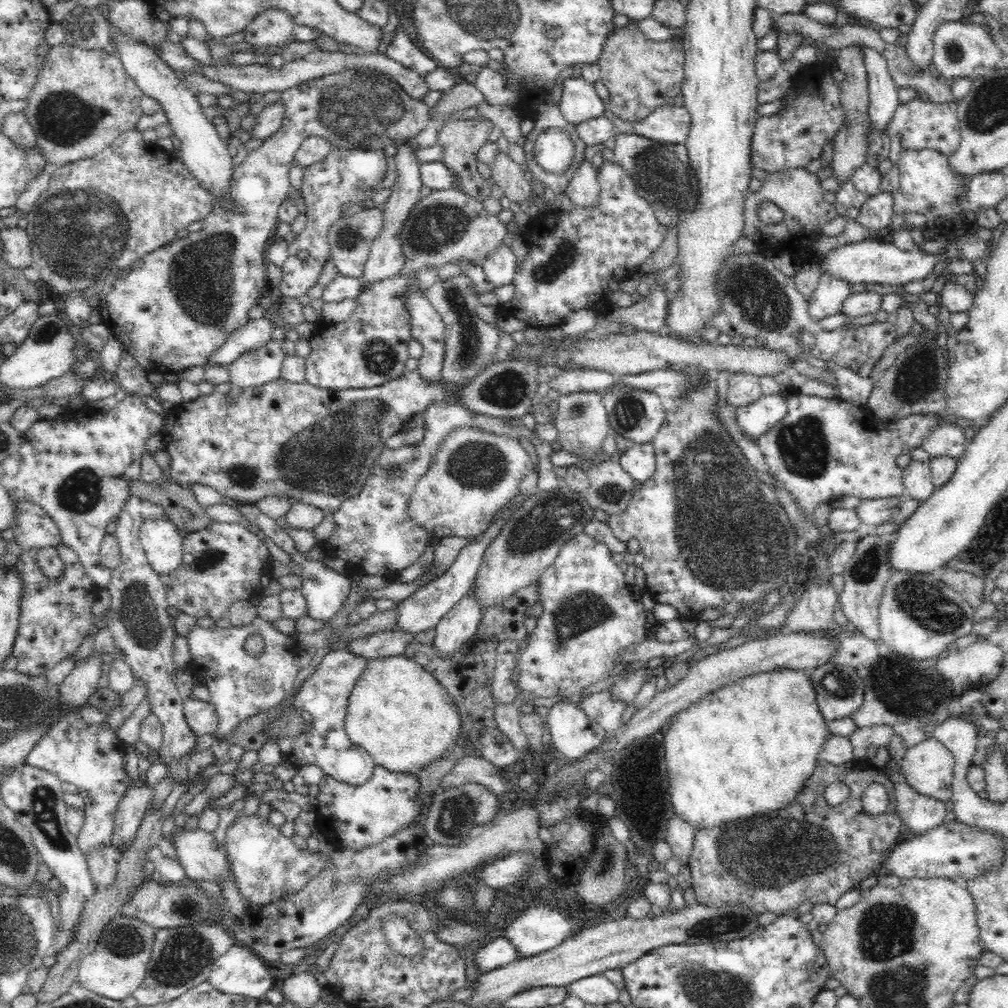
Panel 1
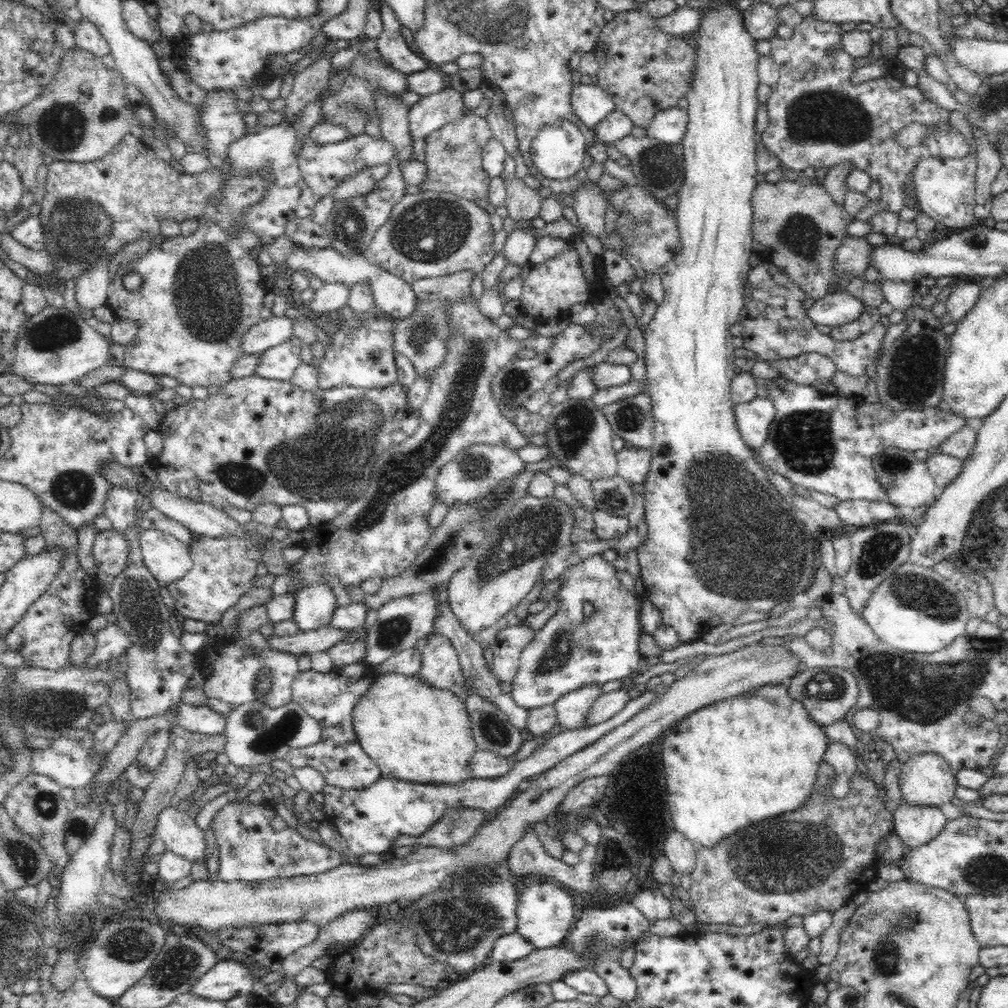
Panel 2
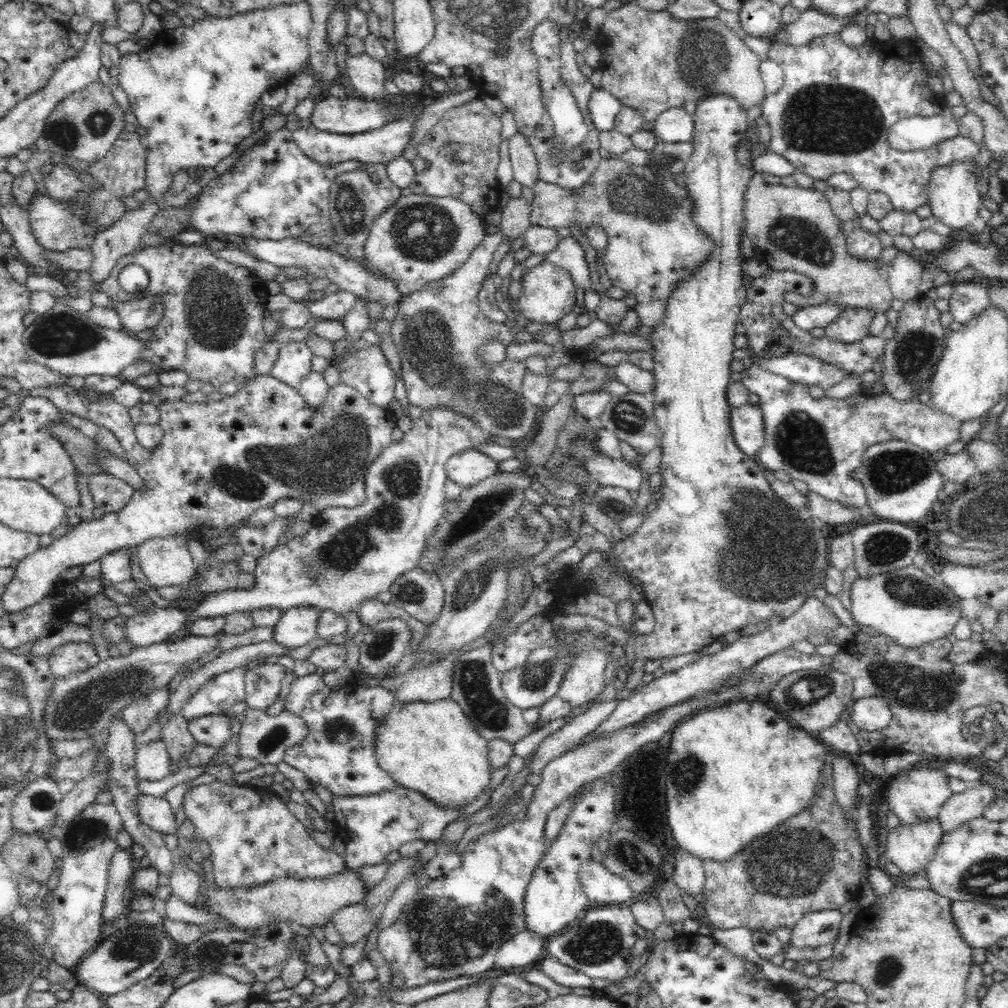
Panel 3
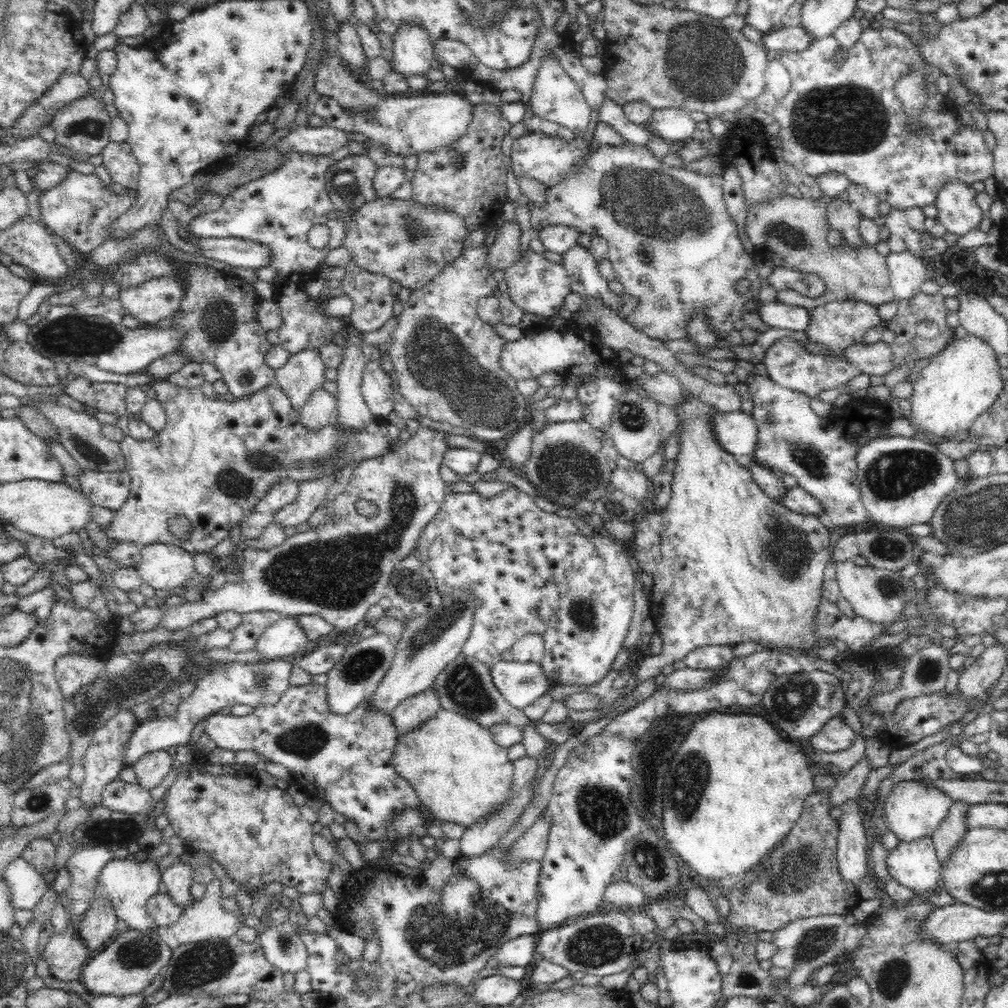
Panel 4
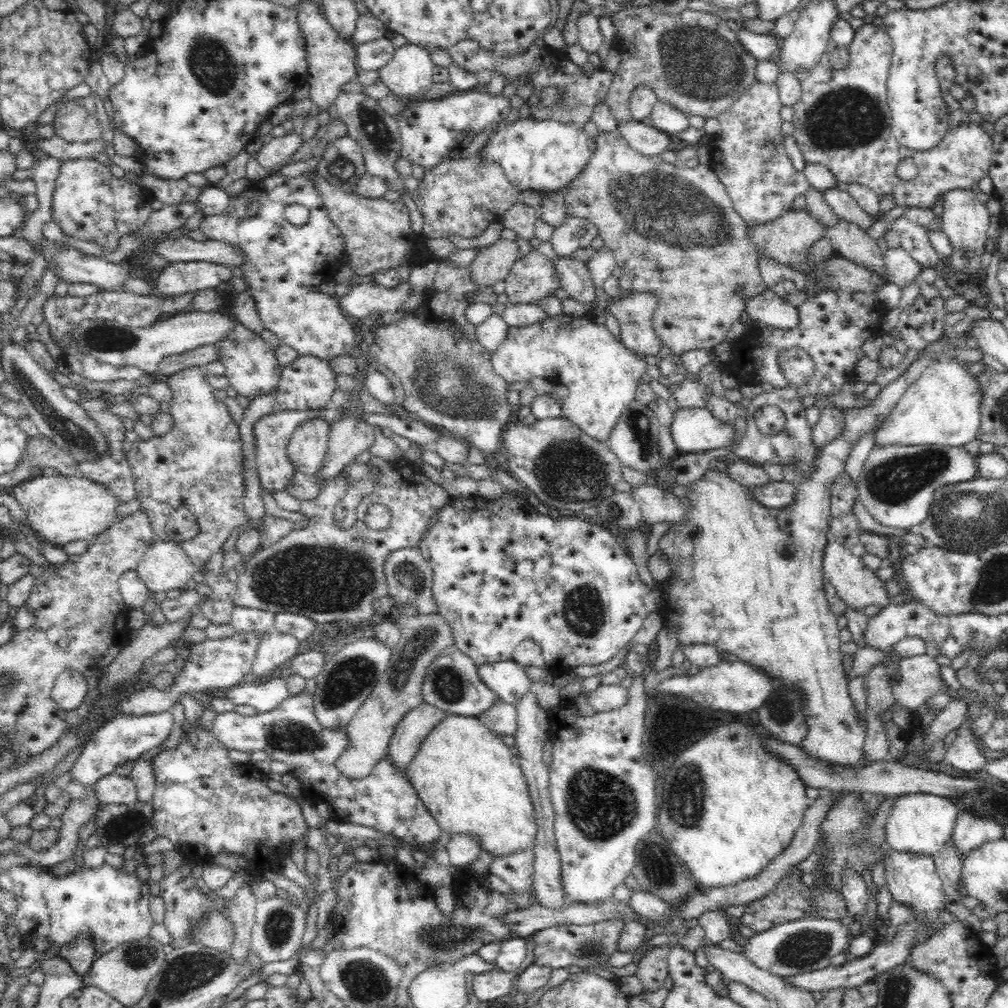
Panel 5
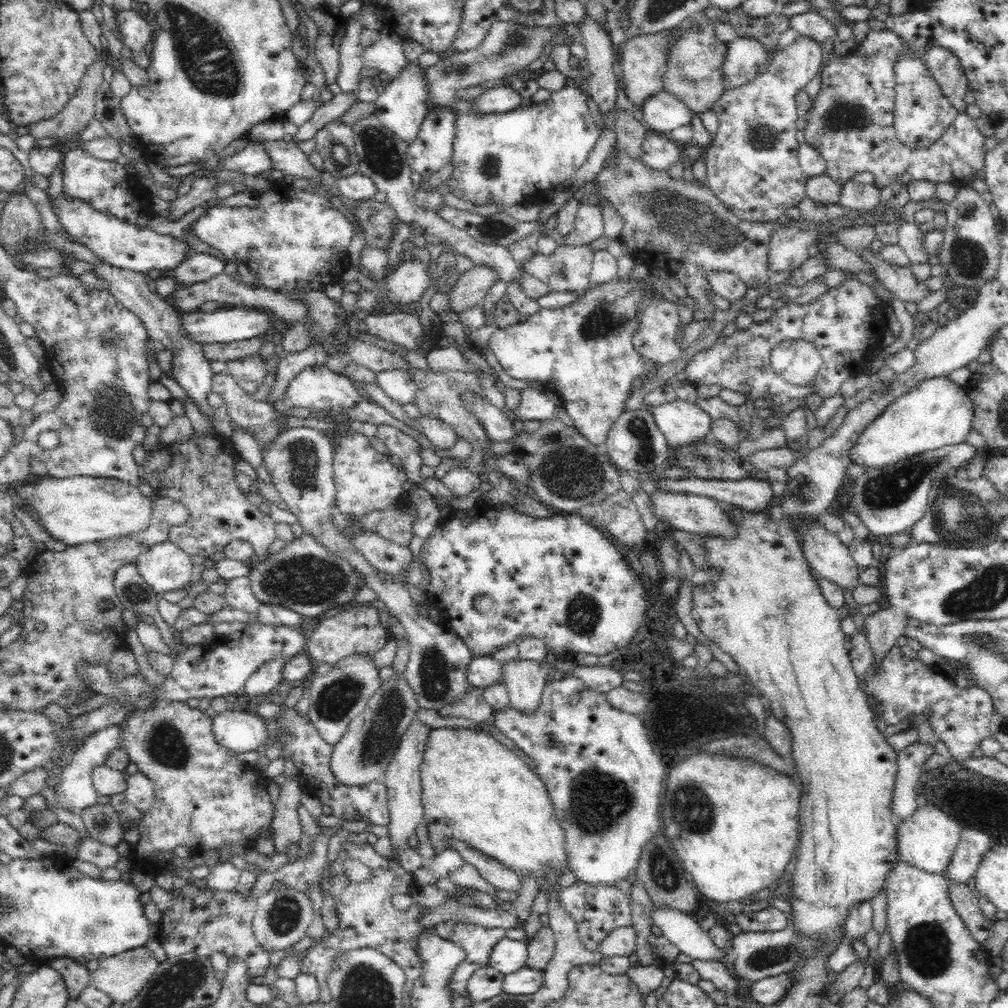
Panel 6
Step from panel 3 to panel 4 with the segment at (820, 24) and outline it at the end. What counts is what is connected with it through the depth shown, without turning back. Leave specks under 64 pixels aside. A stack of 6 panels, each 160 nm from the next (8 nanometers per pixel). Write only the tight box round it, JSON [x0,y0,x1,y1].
[760,26,811,55]

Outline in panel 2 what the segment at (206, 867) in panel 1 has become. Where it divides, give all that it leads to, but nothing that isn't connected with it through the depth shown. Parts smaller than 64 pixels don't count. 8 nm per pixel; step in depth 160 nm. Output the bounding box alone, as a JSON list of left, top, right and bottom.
[154,804,204,862]

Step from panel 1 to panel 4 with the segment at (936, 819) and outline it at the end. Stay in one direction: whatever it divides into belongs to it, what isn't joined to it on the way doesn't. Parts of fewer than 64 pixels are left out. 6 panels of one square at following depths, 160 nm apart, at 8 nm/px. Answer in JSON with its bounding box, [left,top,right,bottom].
[886,837,942,897]

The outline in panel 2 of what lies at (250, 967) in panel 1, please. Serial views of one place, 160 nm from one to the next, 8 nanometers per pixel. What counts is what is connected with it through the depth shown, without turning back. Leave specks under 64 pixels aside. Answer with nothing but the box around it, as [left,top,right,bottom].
[189,960,255,1001]

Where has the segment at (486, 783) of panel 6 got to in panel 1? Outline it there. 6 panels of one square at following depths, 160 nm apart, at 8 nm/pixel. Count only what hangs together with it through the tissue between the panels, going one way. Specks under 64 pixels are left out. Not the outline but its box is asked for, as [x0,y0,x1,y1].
[345,655,462,775]

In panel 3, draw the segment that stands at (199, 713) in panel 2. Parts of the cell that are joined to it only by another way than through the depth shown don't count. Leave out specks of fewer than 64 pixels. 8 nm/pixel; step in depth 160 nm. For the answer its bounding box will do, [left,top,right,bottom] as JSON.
[187,714,232,748]

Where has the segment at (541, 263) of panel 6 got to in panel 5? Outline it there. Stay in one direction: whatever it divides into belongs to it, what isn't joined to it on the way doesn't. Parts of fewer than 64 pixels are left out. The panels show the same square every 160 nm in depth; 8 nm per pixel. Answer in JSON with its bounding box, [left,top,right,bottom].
[552,256,594,311]

